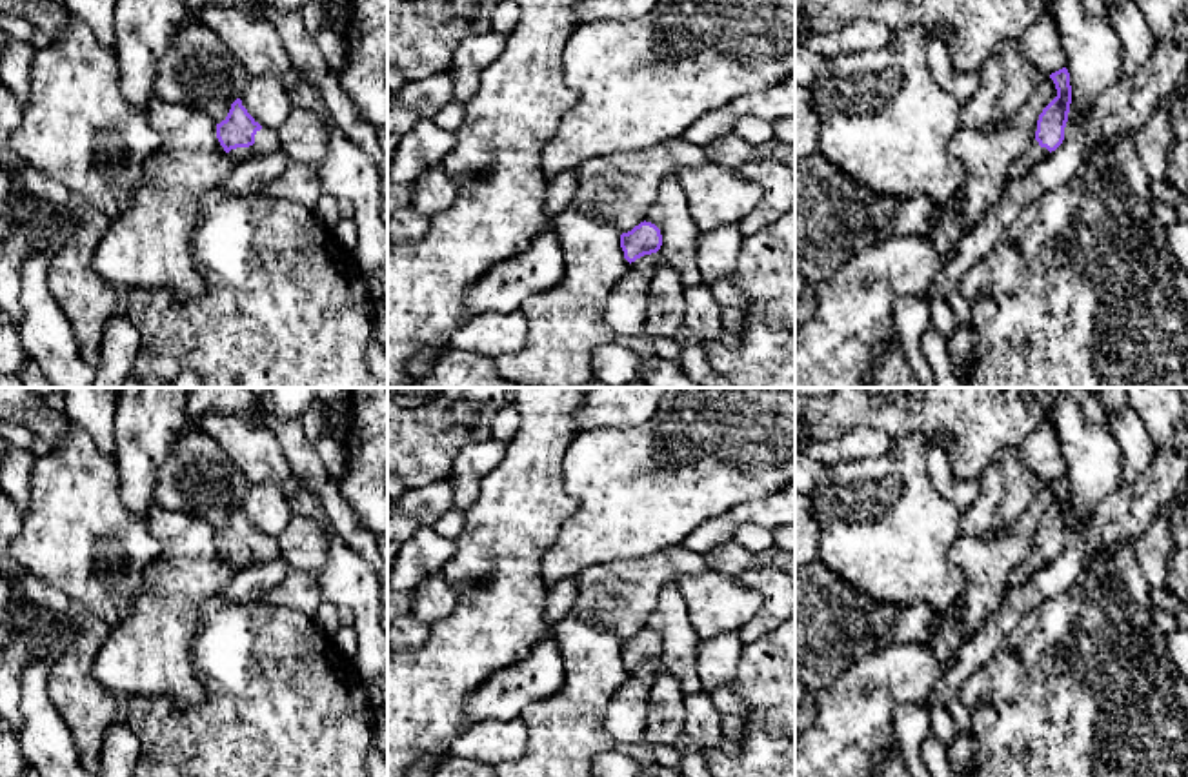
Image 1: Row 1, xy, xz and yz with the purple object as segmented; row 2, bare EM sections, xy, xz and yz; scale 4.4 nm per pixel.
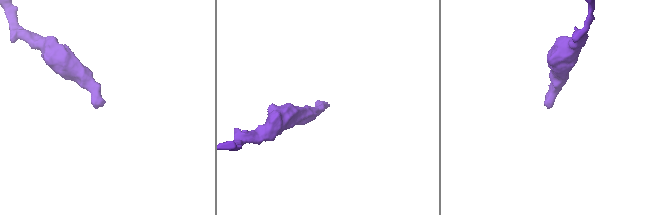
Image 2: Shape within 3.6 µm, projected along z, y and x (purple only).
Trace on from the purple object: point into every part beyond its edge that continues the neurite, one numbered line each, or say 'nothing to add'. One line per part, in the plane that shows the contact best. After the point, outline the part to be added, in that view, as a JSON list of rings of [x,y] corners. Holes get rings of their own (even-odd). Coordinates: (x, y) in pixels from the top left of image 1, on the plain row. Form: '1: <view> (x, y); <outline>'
1: xy (266, 548); [[[262,535],[260,539],[257,539],[253,553],[231,557],[229,564],[235,570],[246,570],[258,564],[269,564],[275,560],[282,560],[278,540],[273,535]]]

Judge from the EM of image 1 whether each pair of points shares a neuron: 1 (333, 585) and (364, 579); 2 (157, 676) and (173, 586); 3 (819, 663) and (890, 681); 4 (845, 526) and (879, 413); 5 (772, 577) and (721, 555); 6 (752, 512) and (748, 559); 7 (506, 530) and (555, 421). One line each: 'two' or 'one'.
1: one
2: one
3: two
4: two
5: two
6: two
7: one

